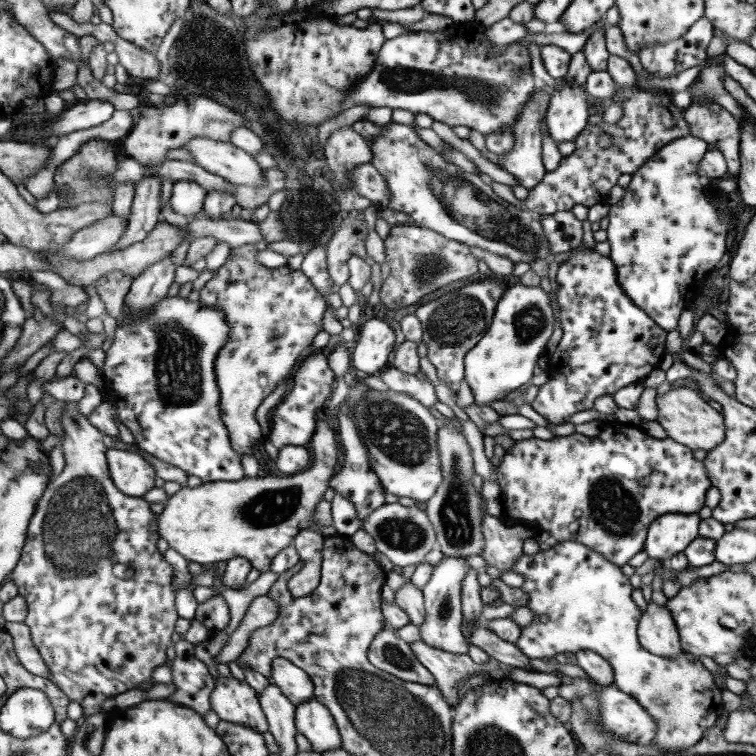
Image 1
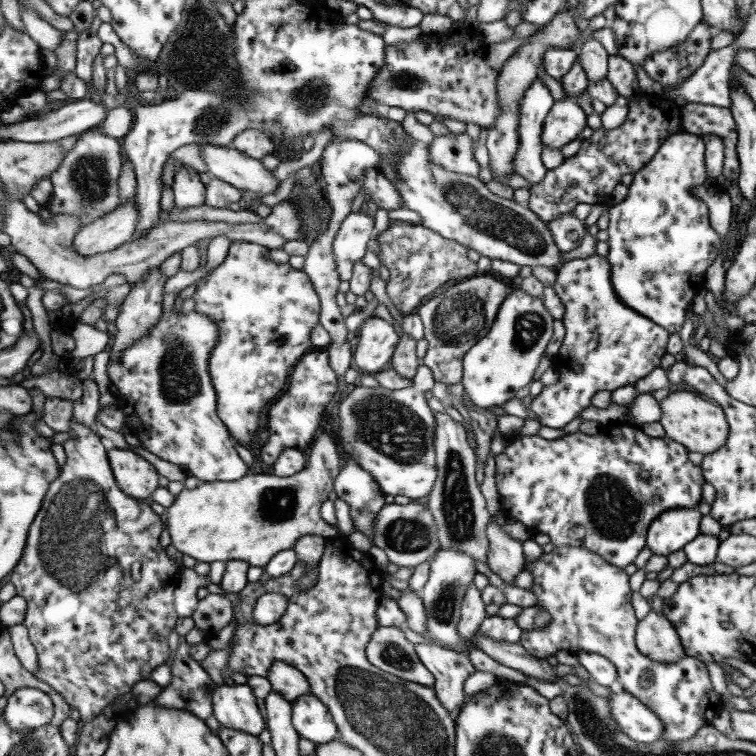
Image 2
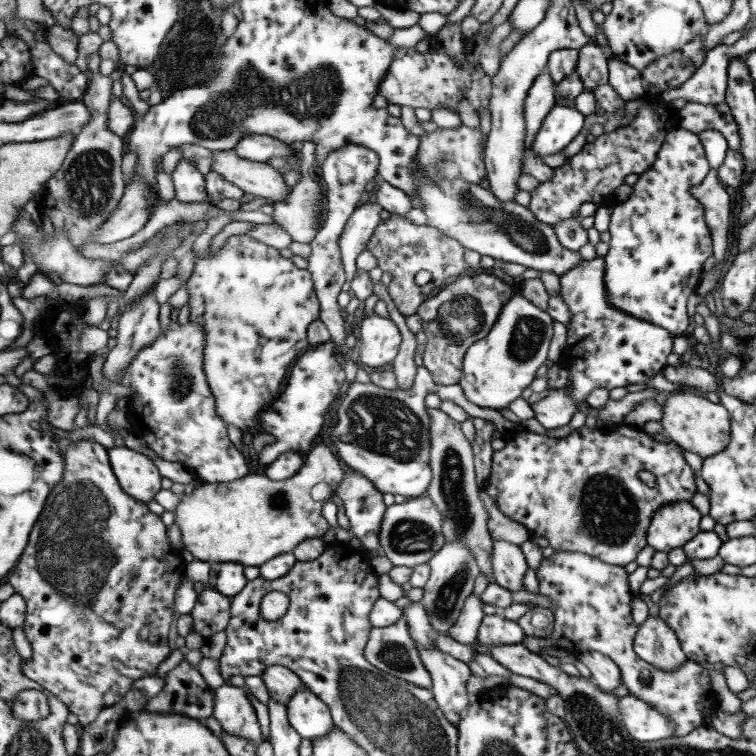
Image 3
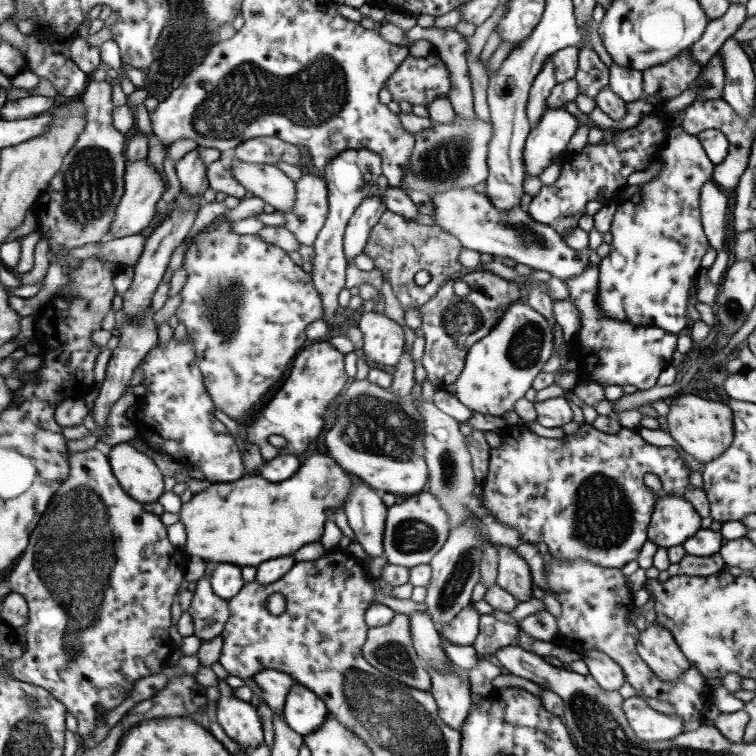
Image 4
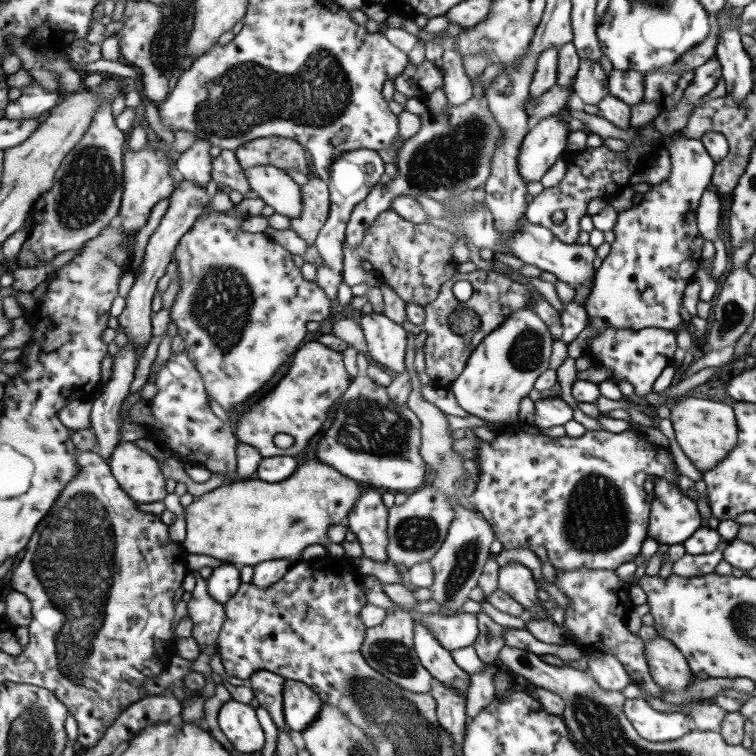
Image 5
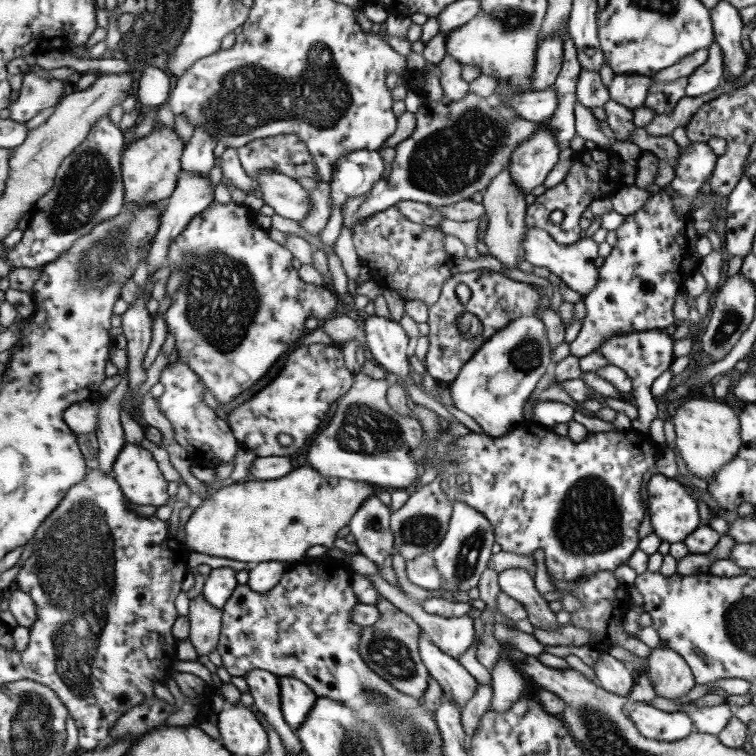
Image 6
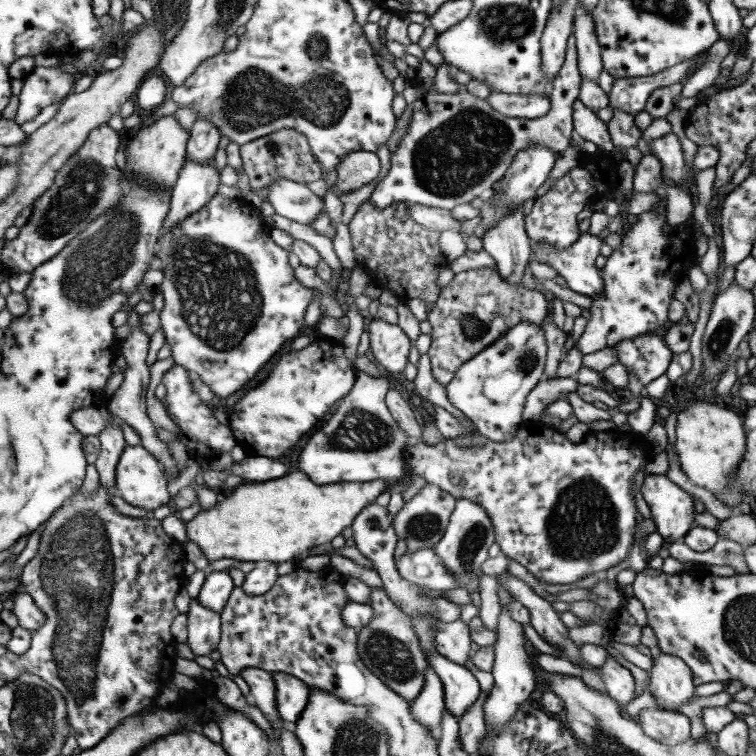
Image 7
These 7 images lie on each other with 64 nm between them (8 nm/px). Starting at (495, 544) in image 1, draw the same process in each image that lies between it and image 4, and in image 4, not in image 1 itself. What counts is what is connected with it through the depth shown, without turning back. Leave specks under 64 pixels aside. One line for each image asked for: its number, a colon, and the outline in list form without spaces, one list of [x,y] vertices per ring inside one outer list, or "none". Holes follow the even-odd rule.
2: [[[489,518],[487,528],[487,568],[505,584],[513,586],[517,574],[523,572],[523,542],[511,540],[501,528],[495,524],[495,518]]]
3: [[[493,542],[491,546],[491,572],[495,584],[503,590],[521,592],[523,576],[527,572],[525,556],[519,546],[511,546],[509,542]]]
4: [[[499,546],[497,550],[497,574],[495,586],[511,594],[517,602],[531,600],[533,578],[527,564],[515,554],[515,550],[507,546]]]

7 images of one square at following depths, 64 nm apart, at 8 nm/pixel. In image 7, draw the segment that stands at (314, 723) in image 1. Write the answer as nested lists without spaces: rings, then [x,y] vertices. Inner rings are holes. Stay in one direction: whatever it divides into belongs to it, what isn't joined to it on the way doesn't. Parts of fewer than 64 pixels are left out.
[[[275,672],[273,678],[277,684],[277,710],[281,718],[285,722],[297,724],[303,718],[301,714],[311,700],[311,686],[305,680],[285,672]]]

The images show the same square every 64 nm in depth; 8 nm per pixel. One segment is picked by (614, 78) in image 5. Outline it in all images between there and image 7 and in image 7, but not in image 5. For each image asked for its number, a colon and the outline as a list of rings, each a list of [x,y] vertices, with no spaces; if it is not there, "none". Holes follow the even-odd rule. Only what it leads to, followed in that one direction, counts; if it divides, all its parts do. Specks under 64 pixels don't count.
6: [[[615,74],[607,88],[609,100],[617,102],[619,106],[627,108],[629,112],[643,108],[645,96],[649,90],[649,82],[651,82],[651,78],[647,78],[647,76],[619,76],[619,74]]]
7: [[[703,54],[695,56],[693,60],[681,62],[677,66],[665,68],[653,76],[639,76],[639,78],[621,78],[615,80],[609,90],[609,108],[619,110],[627,116],[637,116],[645,110],[645,102],[655,88],[665,88],[681,82],[687,70],[703,60]]]

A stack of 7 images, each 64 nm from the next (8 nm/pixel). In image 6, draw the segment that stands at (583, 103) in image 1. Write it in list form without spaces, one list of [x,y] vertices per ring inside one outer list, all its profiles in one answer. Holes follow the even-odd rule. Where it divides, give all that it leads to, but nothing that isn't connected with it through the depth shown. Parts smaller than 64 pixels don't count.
[[[543,122],[539,130],[519,144],[519,148],[511,154],[509,164],[509,176],[515,186],[523,192],[523,196],[531,194],[531,190],[547,178],[547,174],[553,170],[553,166],[559,160],[559,148],[553,132],[547,130],[549,124]]]

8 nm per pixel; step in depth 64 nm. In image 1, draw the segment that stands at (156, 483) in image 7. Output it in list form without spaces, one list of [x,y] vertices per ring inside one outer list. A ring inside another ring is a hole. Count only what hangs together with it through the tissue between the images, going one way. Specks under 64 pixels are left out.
[[[109,450],[111,476],[121,492],[133,498],[143,498],[155,488],[155,480],[159,476],[157,466],[149,462],[145,456],[139,456],[129,450]]]

